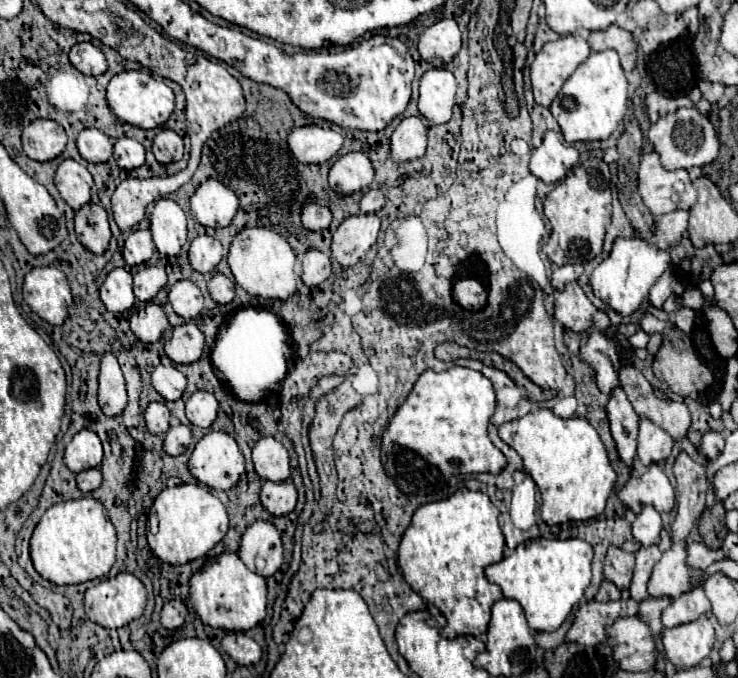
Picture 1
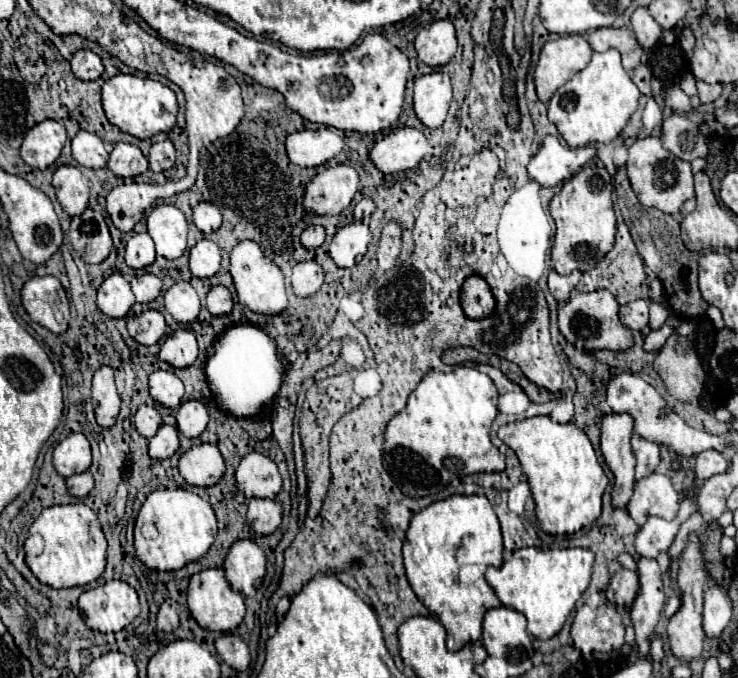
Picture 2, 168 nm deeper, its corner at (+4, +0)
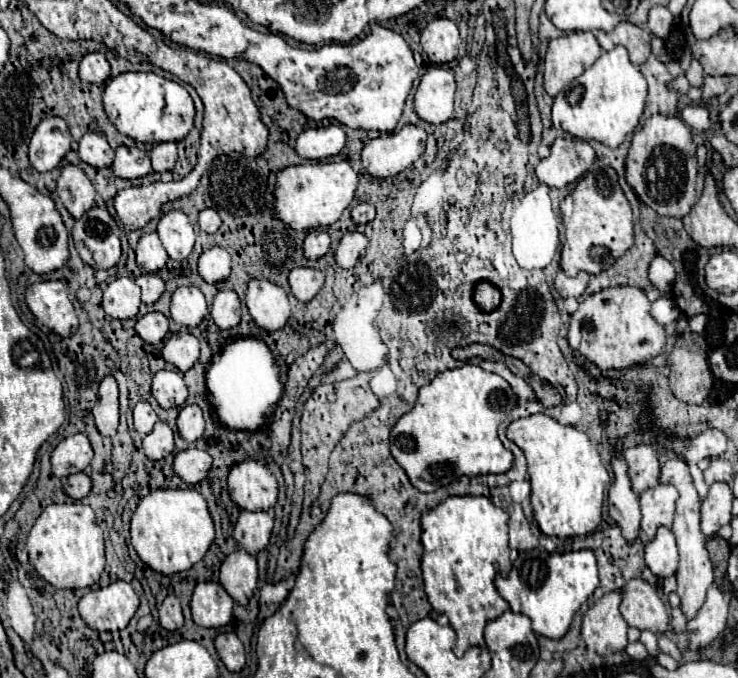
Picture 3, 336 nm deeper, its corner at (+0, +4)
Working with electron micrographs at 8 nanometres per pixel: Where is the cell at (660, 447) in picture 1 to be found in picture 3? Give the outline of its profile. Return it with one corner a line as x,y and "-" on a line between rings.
635,444
623,448
623,458
629,464
629,478
633,482
633,490
641,494
645,488
653,488
659,484
659,456
657,450
649,444

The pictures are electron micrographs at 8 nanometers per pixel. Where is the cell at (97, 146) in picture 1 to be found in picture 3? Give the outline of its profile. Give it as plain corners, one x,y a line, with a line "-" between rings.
87,132
79,140
79,158
89,166
105,168
113,162
113,156
115,156
115,150
107,144
107,140
101,134

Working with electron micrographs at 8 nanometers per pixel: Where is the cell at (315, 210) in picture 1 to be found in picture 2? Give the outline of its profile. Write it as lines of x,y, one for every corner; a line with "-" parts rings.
309,226
301,234
301,244
307,250
317,250
319,246
323,246
323,242
325,242
325,230
321,226

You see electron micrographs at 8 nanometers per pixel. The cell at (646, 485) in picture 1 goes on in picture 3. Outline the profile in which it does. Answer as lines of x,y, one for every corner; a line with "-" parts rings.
659,482
655,488
645,490
639,496
639,506
643,514
641,530
647,534
647,538
653,538
659,526
671,526
677,496
677,490
671,484
663,482

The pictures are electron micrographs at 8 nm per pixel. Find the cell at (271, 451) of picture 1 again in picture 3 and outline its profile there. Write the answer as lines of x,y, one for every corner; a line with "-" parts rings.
257,460
235,464
227,478
231,498
241,510
269,510
277,502
275,474

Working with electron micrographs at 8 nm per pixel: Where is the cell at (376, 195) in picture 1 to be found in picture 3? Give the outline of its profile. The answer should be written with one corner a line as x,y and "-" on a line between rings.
359,202
357,206
353,206
351,216
353,216
353,220
355,220
359,226
365,226
369,220
375,218
375,206
371,206
371,204
367,204
367,202

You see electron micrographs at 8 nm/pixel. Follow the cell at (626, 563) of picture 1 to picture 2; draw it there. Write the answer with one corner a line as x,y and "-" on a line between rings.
621,568
609,582
609,588
607,588
607,600
617,604
619,610
631,610
633,606
633,600
637,598
637,574
631,572
631,570
625,570

